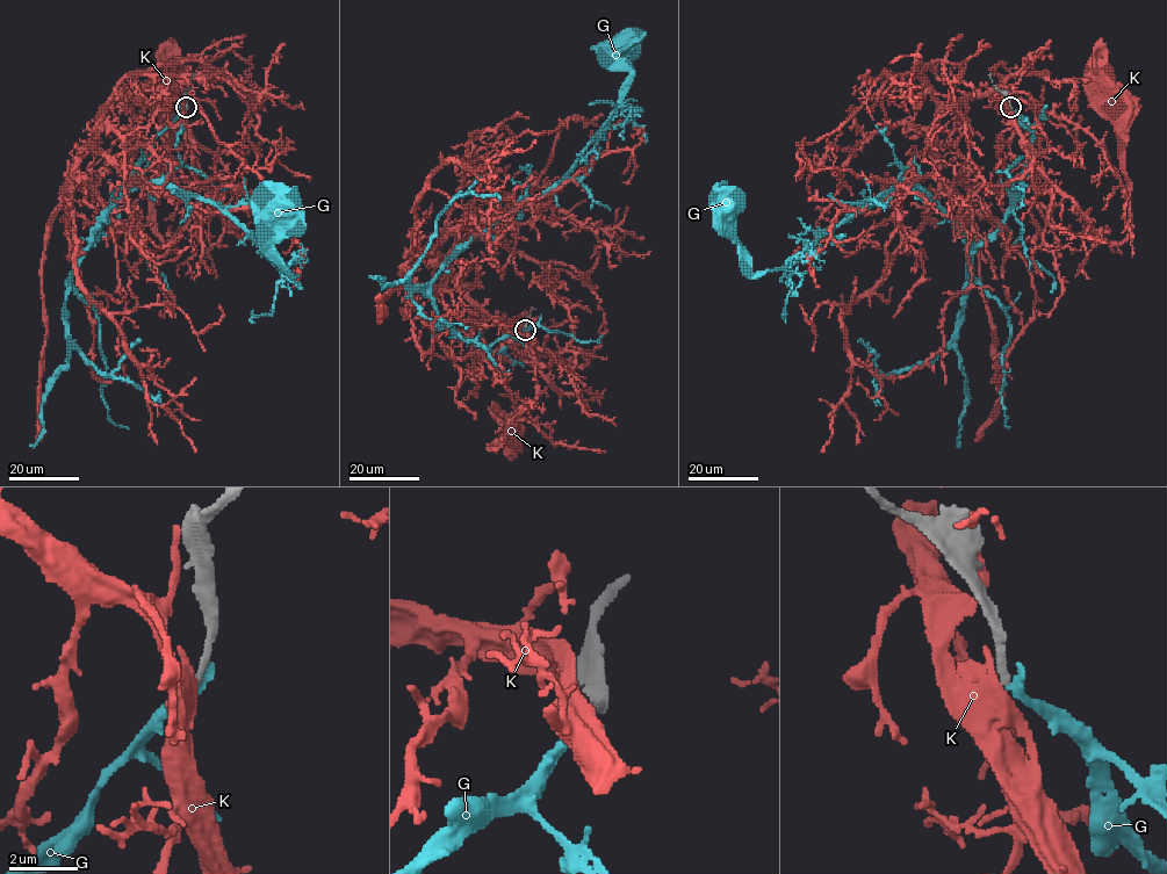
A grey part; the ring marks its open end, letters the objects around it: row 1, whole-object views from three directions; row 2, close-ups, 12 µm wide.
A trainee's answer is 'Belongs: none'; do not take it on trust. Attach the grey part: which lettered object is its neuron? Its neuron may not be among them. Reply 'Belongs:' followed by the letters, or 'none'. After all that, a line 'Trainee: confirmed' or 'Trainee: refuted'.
Belongs: G
Trainee: refuted

